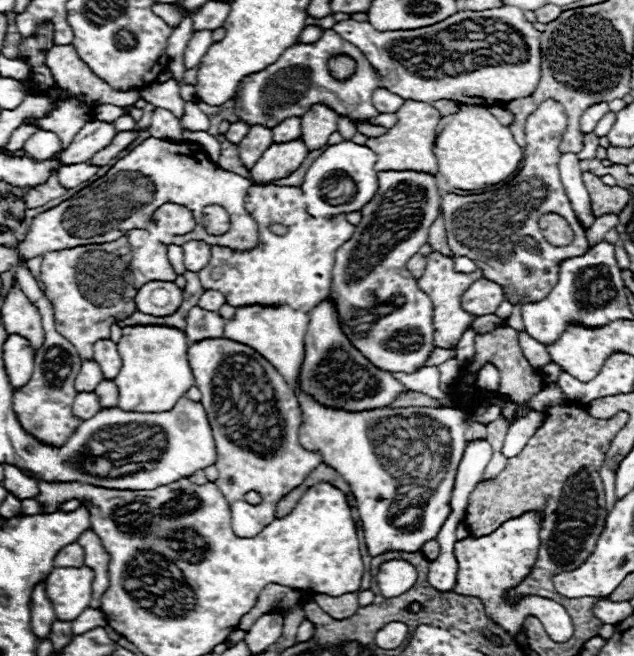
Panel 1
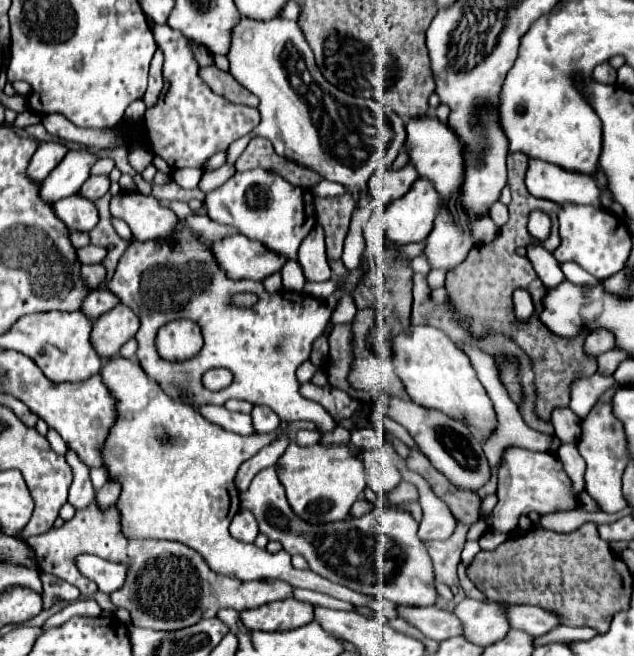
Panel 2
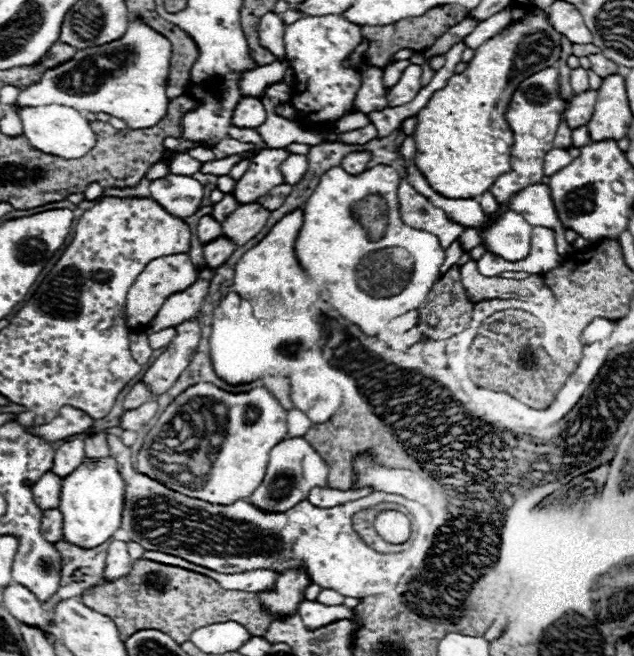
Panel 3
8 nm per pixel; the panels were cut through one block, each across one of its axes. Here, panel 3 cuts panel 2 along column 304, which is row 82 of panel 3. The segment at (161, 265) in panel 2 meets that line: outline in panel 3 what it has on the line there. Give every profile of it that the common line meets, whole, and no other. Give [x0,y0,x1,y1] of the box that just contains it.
[284,14,422,128]

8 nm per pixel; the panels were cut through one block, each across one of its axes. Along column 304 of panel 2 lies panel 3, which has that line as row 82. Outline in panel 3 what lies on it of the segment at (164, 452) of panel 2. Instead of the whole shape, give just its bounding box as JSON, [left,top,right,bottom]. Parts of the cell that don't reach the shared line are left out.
[570,68,590,94]

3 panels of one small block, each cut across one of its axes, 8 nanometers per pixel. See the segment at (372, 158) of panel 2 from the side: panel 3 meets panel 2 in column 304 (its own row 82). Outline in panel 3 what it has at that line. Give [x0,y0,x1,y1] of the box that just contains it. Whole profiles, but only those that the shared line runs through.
[16,20,172,130]

